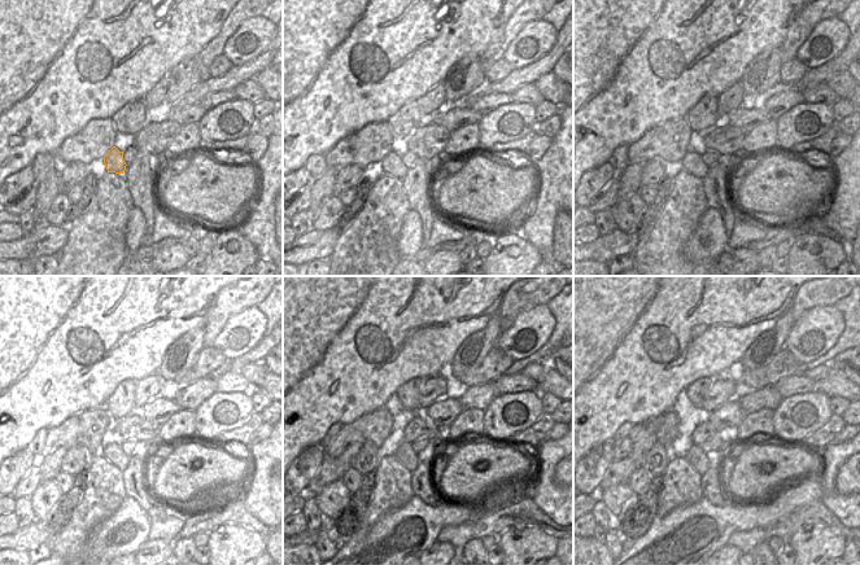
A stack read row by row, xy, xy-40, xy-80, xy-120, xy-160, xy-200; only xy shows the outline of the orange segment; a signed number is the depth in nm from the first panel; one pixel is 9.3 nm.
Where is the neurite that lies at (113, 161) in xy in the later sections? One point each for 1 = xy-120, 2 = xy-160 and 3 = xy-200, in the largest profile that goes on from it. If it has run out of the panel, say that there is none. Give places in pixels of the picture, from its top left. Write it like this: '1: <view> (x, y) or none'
1: xy-120 (113, 452)
2: xy-160 (405, 454)
3: xy-200 (701, 461)

